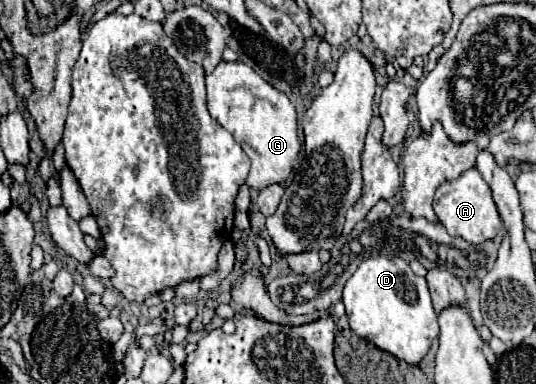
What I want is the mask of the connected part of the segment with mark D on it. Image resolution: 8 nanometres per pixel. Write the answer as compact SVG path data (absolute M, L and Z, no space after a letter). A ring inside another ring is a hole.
M376 256L364 260L346 280L342 302L354 334L408 364L418 364L438 336L436 312L430 302L426 278L416 276L402 258Z

